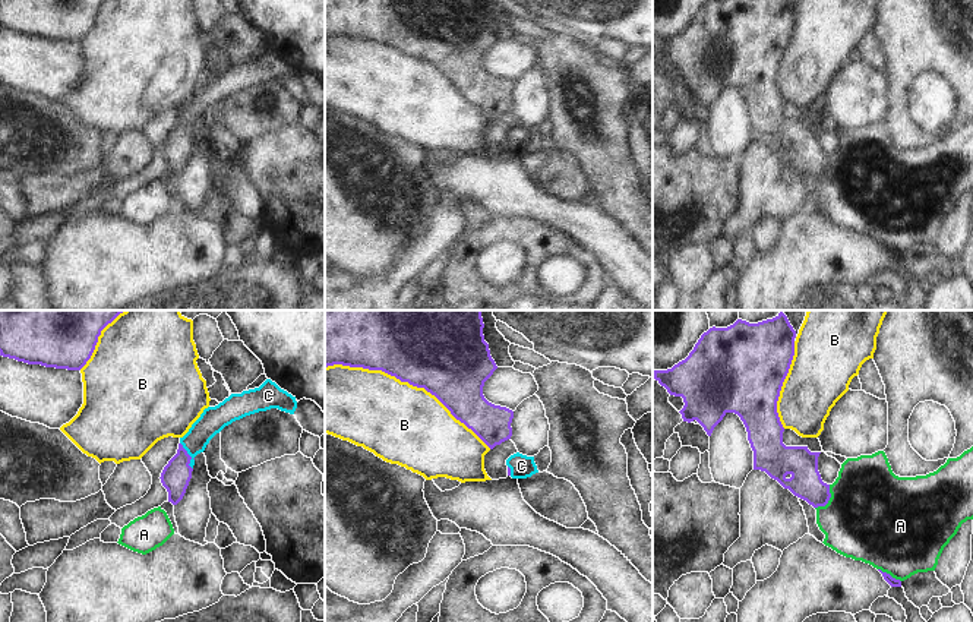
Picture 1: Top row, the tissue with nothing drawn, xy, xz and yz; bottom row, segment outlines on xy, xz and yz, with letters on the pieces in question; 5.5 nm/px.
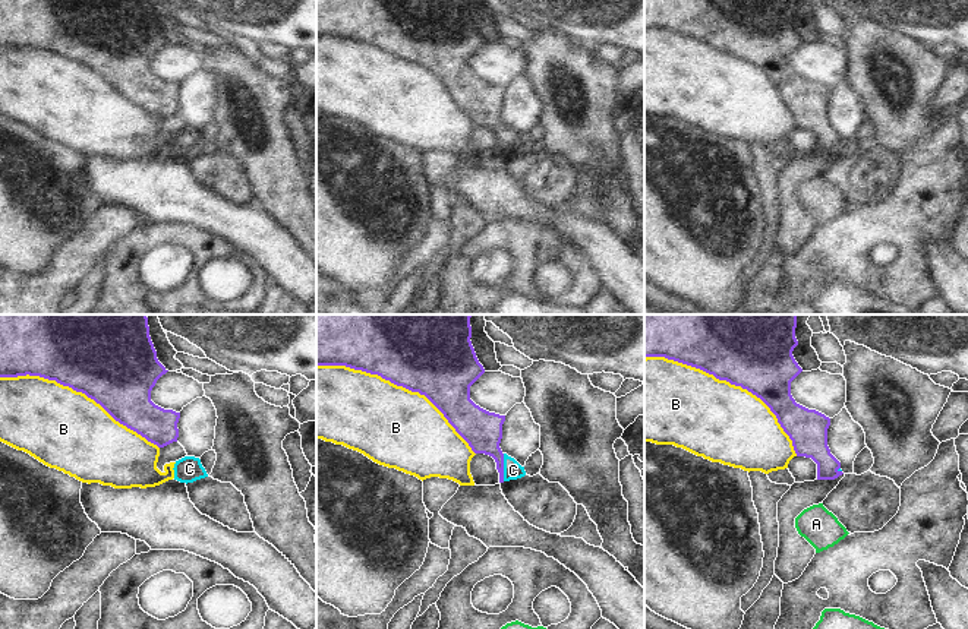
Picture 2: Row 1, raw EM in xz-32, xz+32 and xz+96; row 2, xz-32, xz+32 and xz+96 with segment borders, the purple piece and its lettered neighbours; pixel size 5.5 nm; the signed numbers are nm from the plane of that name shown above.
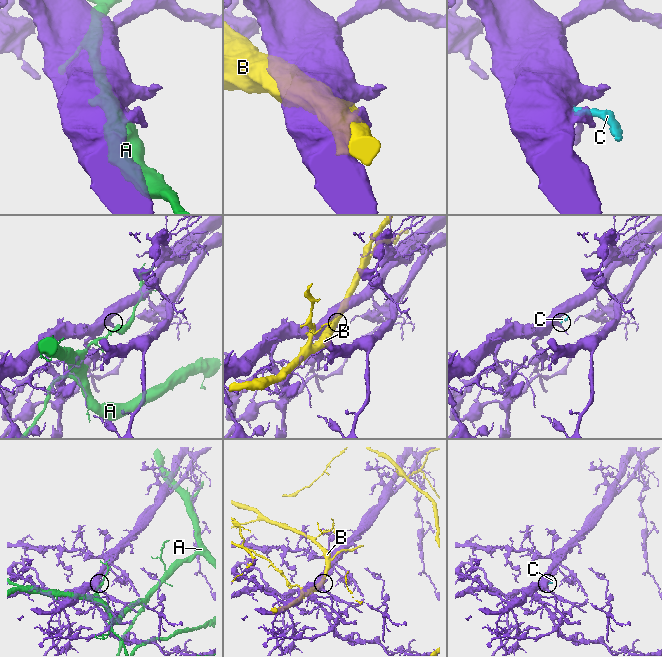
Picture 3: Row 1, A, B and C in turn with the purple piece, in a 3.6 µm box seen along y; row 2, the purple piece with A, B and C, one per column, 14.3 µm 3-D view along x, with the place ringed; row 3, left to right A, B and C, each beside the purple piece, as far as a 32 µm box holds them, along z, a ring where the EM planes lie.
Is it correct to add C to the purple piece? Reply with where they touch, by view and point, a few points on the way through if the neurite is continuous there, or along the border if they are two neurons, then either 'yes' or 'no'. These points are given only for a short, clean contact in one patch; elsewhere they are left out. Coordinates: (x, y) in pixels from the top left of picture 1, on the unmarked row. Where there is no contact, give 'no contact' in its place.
contact xy (189, 128); way xy (177, 145), (189, 128), (189, 119), (212, 92); yes

